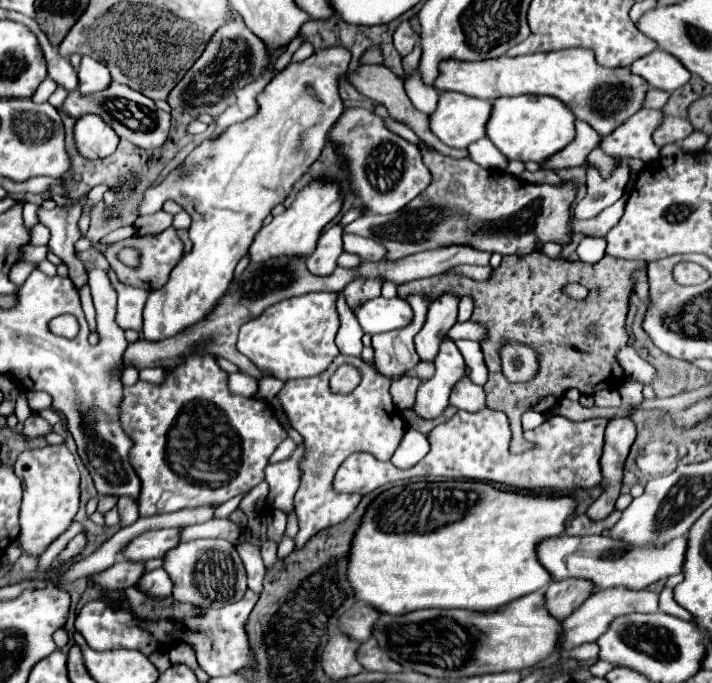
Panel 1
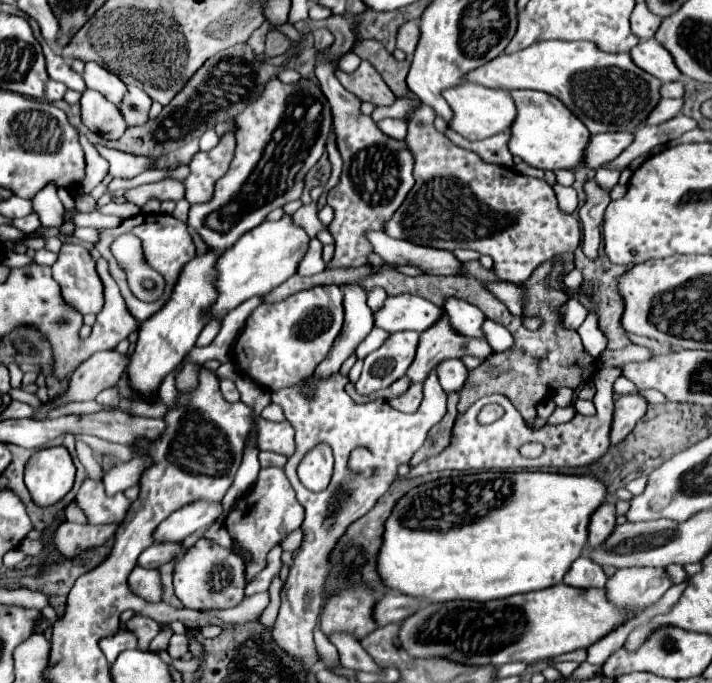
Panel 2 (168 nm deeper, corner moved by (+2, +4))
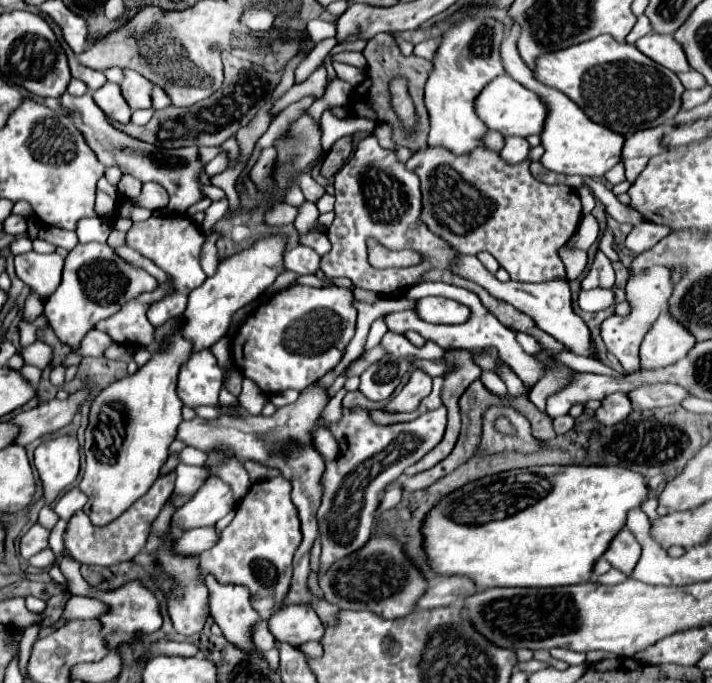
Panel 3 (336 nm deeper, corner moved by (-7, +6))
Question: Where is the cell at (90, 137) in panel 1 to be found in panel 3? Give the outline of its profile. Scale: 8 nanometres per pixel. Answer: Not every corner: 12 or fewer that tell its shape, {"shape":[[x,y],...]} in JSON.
{"shape":[[107,82],[93,100],[117,122],[131,120],[119,84]]}

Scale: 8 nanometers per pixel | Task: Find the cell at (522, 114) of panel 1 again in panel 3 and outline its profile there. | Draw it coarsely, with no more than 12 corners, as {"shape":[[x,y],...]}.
{"shape":[[511,28],[505,72],[551,104],[541,164],[603,178],[621,160],[623,134],[595,124],[523,64]]}

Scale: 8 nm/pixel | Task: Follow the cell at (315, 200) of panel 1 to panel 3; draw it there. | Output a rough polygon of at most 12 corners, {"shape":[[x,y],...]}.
{"shape":[[283,236],[221,260],[179,332],[205,350],[283,268]]}

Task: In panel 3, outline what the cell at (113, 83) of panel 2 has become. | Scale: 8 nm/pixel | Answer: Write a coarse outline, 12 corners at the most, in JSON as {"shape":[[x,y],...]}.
{"shape":[[125,70],[121,92],[133,110],[151,108],[153,84]]}

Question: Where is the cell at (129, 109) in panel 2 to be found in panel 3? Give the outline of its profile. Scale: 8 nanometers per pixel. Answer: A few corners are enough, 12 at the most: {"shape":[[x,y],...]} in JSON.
{"shape":[[159,86],[153,92],[153,108],[167,108],[171,100]]}

